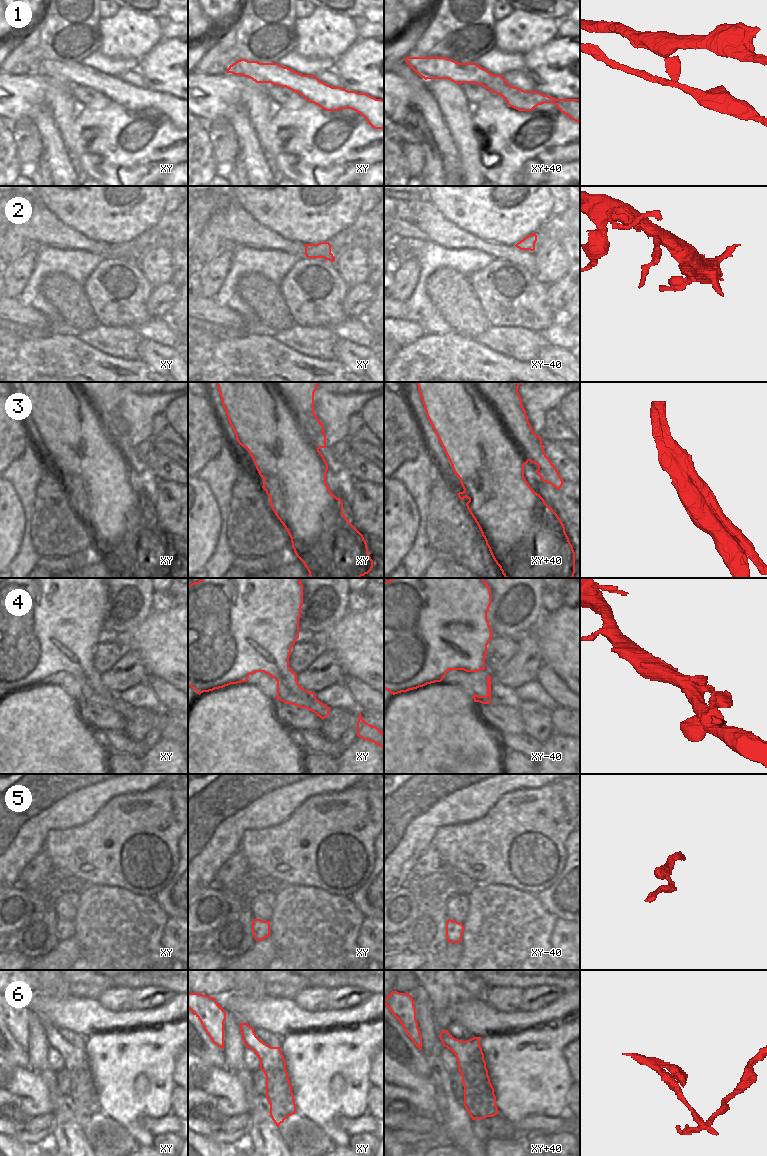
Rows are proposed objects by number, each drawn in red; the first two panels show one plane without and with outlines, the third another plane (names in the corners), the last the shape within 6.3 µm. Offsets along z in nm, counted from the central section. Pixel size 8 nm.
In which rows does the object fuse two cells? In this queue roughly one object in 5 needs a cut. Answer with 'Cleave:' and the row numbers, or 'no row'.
Cleave: no row.

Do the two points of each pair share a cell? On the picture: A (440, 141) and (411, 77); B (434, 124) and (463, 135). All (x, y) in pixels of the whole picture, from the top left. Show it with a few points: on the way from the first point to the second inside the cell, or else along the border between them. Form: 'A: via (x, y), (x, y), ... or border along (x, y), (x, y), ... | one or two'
A: via (436, 125), (420, 93) | one
B: border along (438, 107), (450, 137), (458, 150) | two

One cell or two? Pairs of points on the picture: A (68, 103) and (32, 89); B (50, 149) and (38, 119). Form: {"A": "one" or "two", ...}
{"A": "two", "B": "one"}

